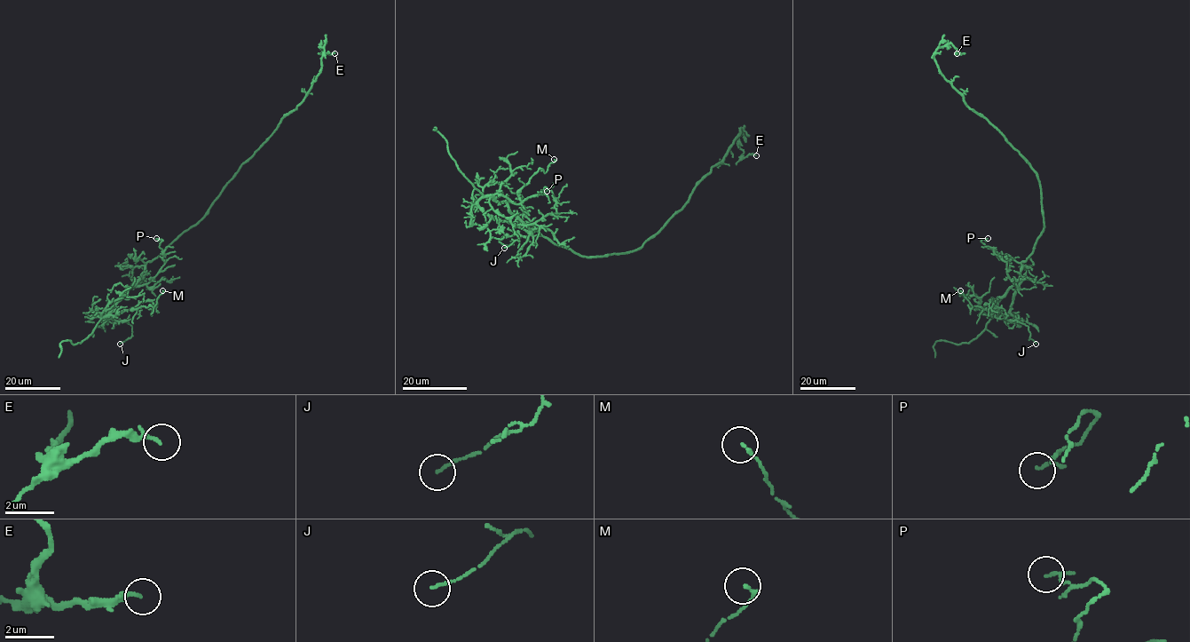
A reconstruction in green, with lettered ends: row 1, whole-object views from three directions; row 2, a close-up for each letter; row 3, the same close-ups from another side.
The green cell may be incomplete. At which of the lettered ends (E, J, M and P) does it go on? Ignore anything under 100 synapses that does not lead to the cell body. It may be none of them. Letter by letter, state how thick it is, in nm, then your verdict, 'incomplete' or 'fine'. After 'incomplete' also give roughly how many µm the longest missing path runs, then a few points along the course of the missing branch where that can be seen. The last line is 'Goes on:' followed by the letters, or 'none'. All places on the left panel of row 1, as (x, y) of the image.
E: 180 nm | fine
J: 100 nm | fine
M: 130 nm | fine
P: 120 nm | fine
Goes on: none

